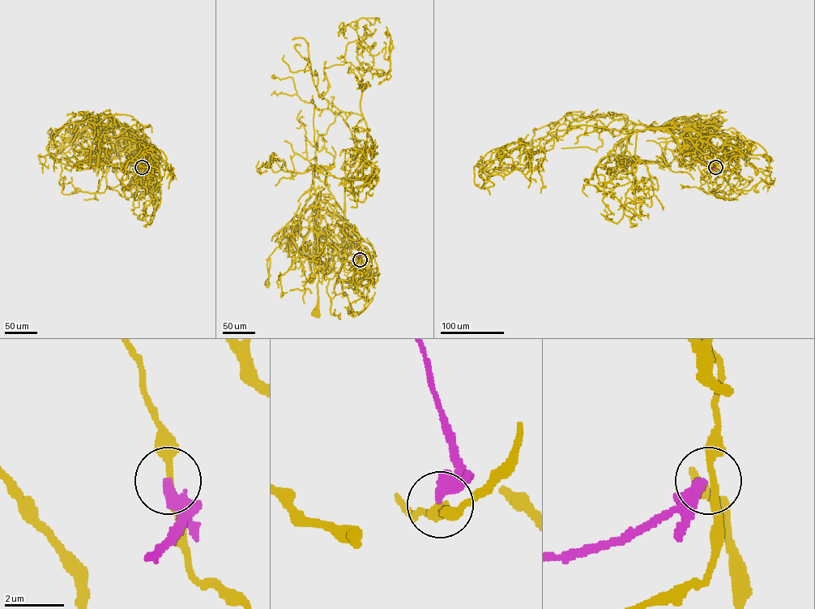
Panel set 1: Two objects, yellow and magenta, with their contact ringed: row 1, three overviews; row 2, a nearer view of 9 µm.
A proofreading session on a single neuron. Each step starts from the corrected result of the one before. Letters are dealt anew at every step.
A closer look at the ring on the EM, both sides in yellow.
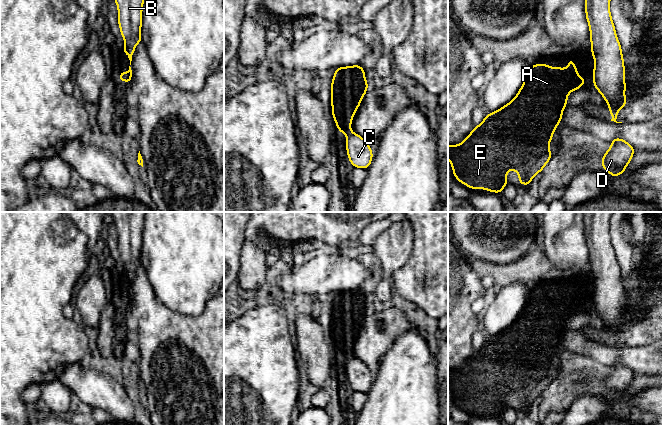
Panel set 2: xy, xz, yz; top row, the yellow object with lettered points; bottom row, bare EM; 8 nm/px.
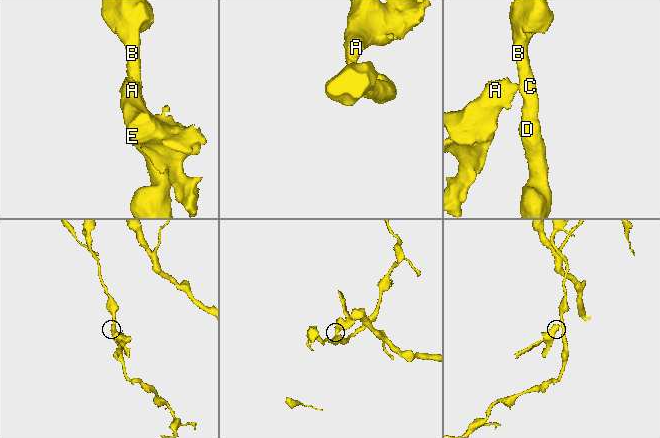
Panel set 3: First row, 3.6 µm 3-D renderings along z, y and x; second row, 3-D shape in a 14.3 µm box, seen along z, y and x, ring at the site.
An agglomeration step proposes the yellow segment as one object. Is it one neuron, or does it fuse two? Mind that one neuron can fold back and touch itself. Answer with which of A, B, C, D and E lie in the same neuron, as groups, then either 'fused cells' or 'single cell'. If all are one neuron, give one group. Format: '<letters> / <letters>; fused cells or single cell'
A E / B C D; fused cells

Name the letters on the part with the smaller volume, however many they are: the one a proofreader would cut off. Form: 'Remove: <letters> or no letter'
Remove: A, E

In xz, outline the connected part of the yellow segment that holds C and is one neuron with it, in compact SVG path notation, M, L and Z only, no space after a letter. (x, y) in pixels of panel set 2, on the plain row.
M352 356L346 363L346 373L354 391L367 393L370 390L373 377L367 365L360 359Z

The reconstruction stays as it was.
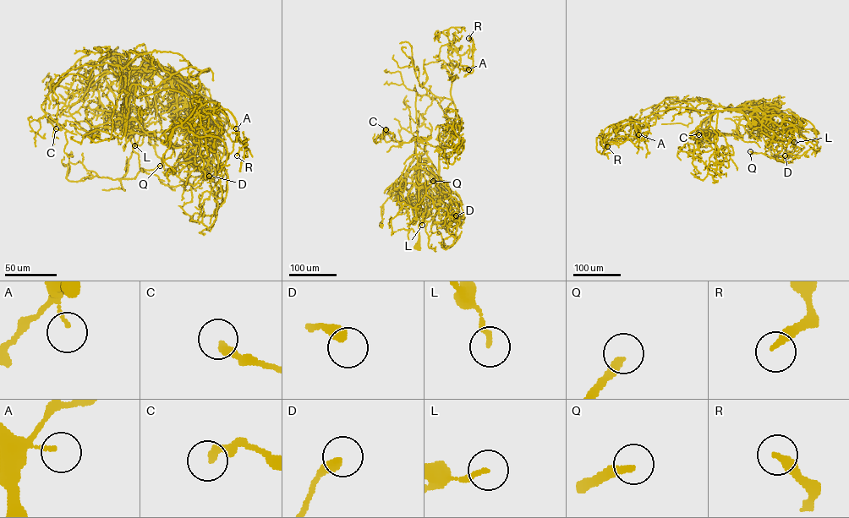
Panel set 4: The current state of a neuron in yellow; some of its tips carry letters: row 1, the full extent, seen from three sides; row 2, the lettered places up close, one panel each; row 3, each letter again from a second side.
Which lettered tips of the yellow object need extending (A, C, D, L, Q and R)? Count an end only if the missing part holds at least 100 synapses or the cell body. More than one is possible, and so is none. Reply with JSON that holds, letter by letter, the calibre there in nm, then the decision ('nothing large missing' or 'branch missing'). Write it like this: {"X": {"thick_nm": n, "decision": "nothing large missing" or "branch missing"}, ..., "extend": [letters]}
{"A": {"thick_nm": 130, "decision": "nothing large missing"}, "C": {"thick_nm": 280, "decision": "nothing large missing"}, "D": {"thick_nm": 360, "decision": "nothing large missing"}, "L": {"thick_nm": 170, "decision": "nothing large missing"}, "Q": {"thick_nm": 260, "decision": "branch missing"}, "R": {"thick_nm": 320, "decision": "nothing large missing"}, "extend": ["Q"]}

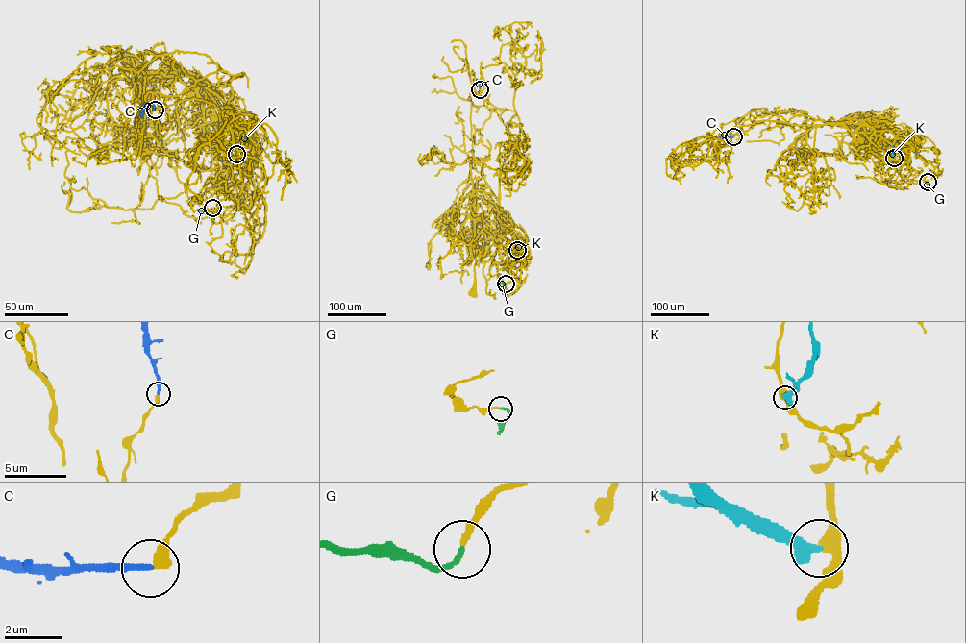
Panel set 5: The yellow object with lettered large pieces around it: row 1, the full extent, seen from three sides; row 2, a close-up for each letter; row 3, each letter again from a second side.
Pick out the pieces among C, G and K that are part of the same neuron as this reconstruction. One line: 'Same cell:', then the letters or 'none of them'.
Same cell: G

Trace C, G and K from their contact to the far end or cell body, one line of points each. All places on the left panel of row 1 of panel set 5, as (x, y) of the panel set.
C: (155, 110), (152, 104), (143, 110)
G: (212, 208), (205, 211), (197, 210)
K: (236, 154), (239, 142), (244, 138), (244, 124)

